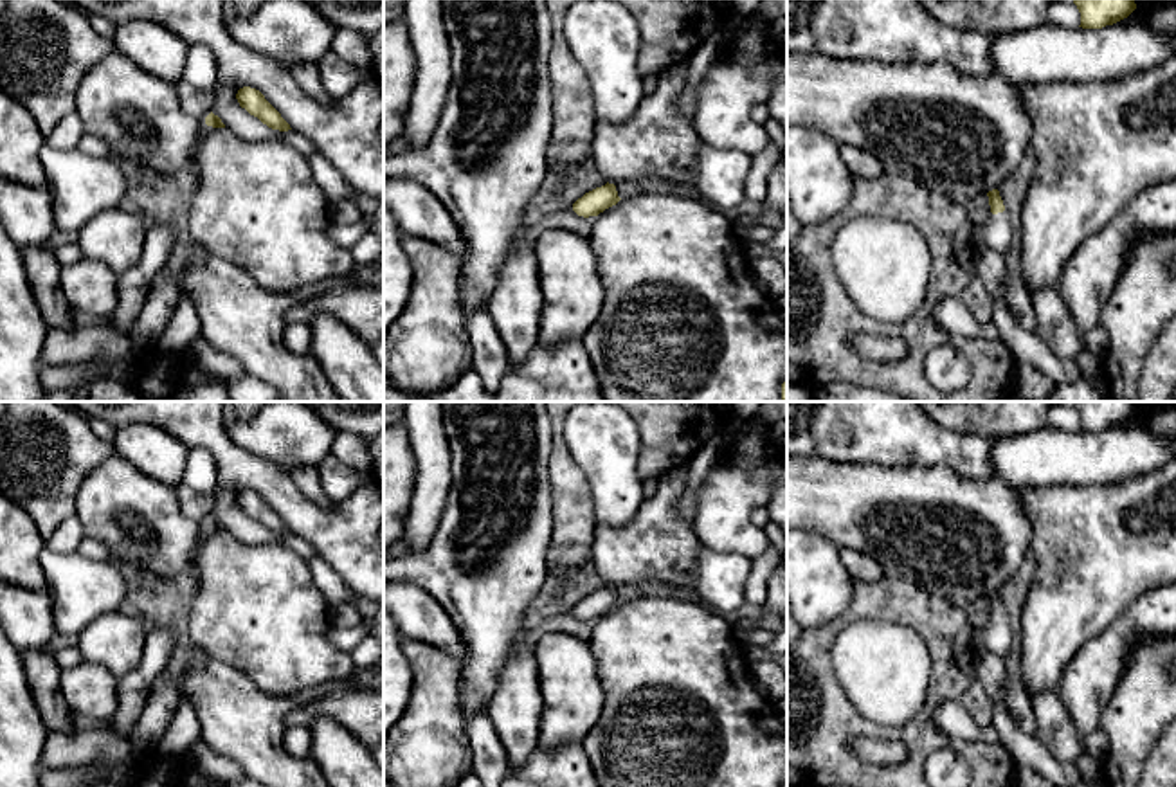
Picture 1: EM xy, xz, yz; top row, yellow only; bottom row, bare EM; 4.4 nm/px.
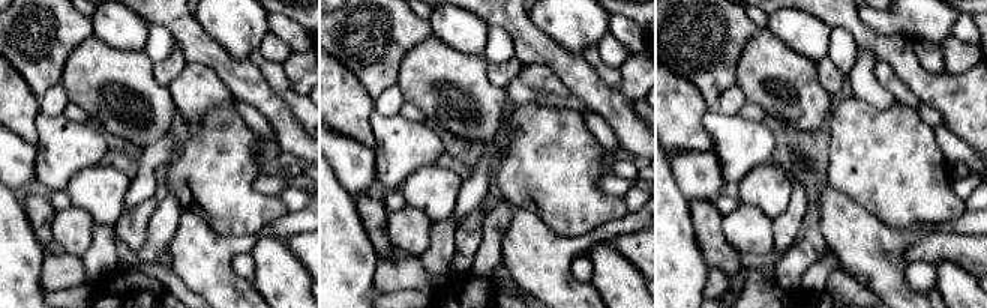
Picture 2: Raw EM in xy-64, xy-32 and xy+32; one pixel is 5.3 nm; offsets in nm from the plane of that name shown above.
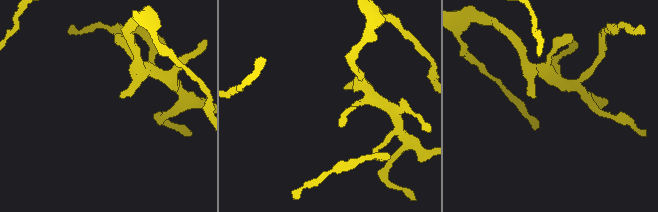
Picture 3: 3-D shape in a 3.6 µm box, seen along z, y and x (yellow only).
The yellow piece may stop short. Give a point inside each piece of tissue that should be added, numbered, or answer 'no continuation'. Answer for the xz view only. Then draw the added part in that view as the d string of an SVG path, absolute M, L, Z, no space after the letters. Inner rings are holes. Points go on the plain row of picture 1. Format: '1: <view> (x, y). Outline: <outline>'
no continuation

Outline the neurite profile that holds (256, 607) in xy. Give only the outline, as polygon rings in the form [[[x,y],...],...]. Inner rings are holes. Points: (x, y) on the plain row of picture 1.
[[[205,529],[193,560],[194,596],[189,638],[272,695],[292,695],[308,686],[349,677],[351,656],[328,639],[331,607],[292,547],[272,542],[249,546],[227,531]]]

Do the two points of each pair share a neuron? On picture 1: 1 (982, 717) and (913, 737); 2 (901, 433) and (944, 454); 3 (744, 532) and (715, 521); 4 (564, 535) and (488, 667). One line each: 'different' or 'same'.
1: same
2: same
3: same
4: different

